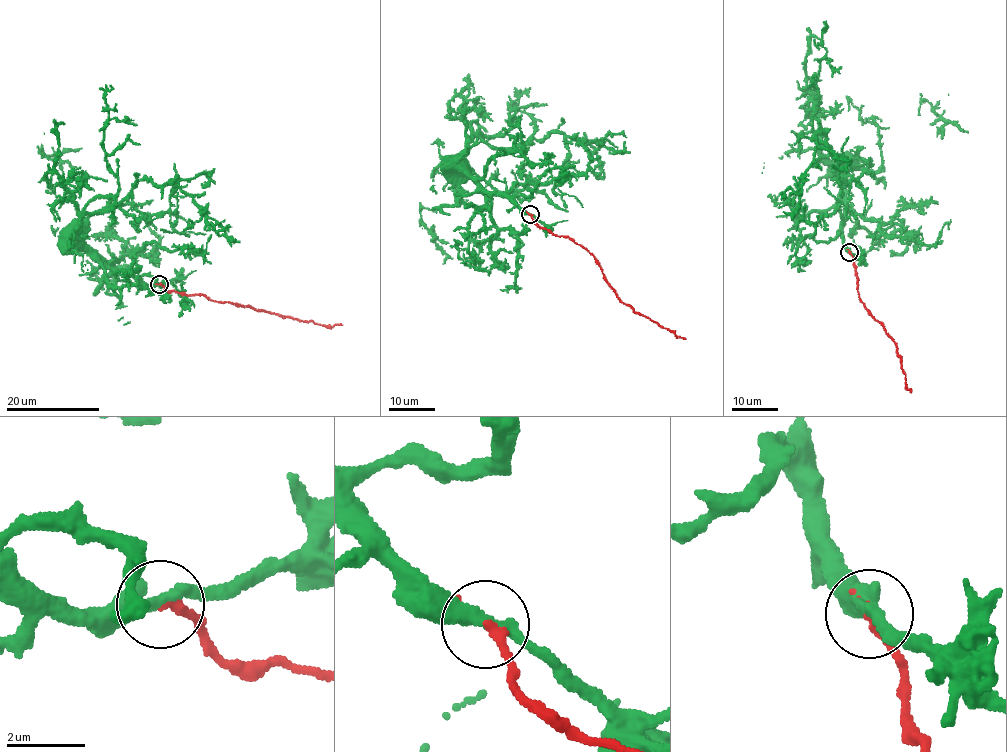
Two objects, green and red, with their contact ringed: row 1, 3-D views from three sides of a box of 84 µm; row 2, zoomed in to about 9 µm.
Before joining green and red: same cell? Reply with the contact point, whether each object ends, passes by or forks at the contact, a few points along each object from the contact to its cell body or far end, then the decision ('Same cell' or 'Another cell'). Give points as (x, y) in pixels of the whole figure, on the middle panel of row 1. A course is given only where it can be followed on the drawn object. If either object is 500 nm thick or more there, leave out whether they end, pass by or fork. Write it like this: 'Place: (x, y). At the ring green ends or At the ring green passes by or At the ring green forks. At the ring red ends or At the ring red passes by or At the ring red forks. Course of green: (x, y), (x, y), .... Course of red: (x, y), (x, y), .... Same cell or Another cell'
Place: (530, 214). At the ring green passes by. At the ring red ends. Course of green: (529, 215), (503, 196), (489, 194), (474, 182), (463, 160). Course of red: (529, 215), (536, 224), (553, 234), (568, 236), (591, 253), (618, 298), (635, 312), (685, 339). Another cell

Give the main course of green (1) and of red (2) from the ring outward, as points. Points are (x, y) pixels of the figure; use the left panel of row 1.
1: (159, 284), (149, 285), (128, 273), (113, 270), (86, 244), (84, 233), (77, 231)
2: (159, 284), (168, 291), (202, 295), (331, 327), (342, 325)

